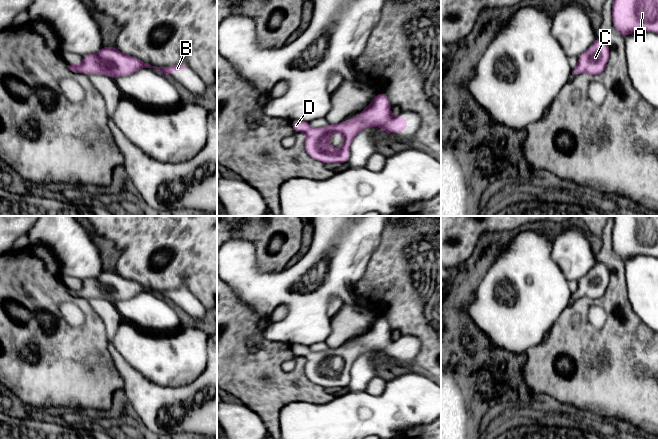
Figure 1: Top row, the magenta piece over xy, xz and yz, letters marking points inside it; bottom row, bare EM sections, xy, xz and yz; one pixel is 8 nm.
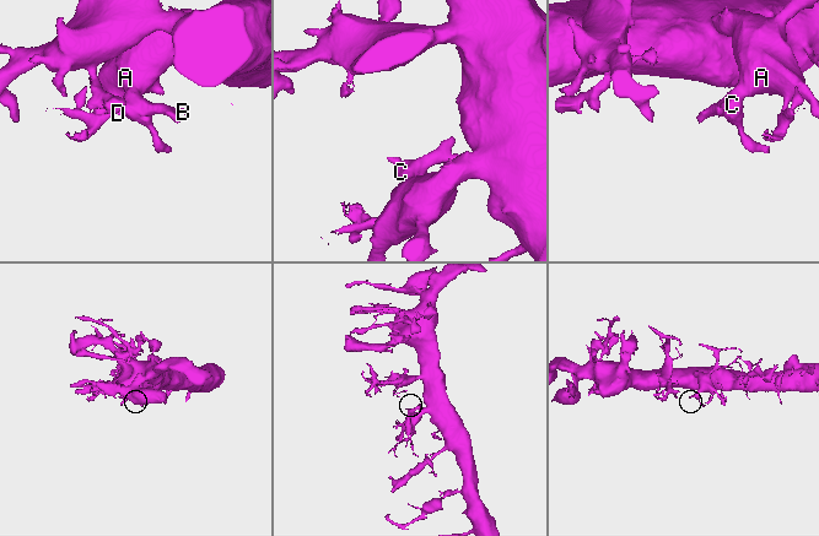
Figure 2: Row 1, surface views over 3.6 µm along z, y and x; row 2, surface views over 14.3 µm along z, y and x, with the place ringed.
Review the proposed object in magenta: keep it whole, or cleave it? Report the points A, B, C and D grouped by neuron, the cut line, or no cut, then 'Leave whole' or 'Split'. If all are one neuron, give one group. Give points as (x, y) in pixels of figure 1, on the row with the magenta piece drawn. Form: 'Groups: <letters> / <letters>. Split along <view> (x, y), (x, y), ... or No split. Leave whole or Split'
Groups: A B C D. No split. Leave whole

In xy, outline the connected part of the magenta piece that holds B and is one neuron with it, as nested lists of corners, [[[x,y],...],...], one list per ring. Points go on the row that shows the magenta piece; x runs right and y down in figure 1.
[[[103,45],[99,53],[83,55],[80,64],[71,64],[68,67],[70,71],[75,73],[100,74],[112,78],[127,76],[144,68],[155,68],[170,77],[173,71],[180,71],[186,68],[186,66],[179,64],[169,67],[155,67],[136,57],[120,52],[116,47],[107,47],[105,45]]]

